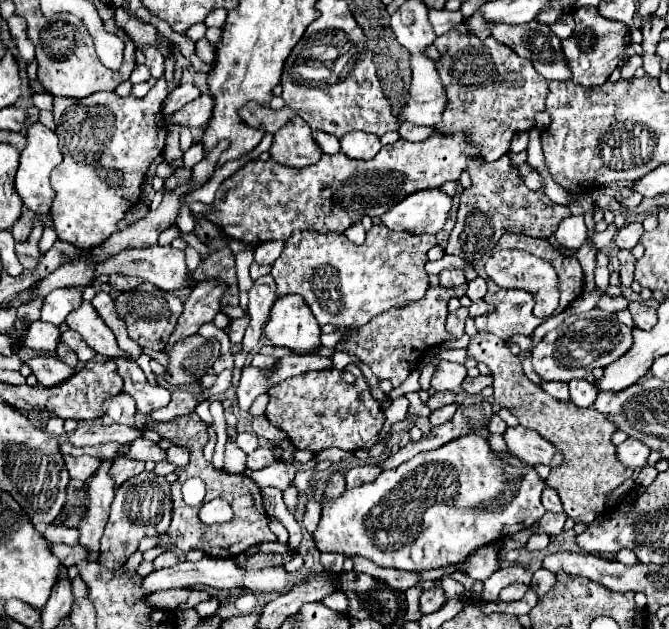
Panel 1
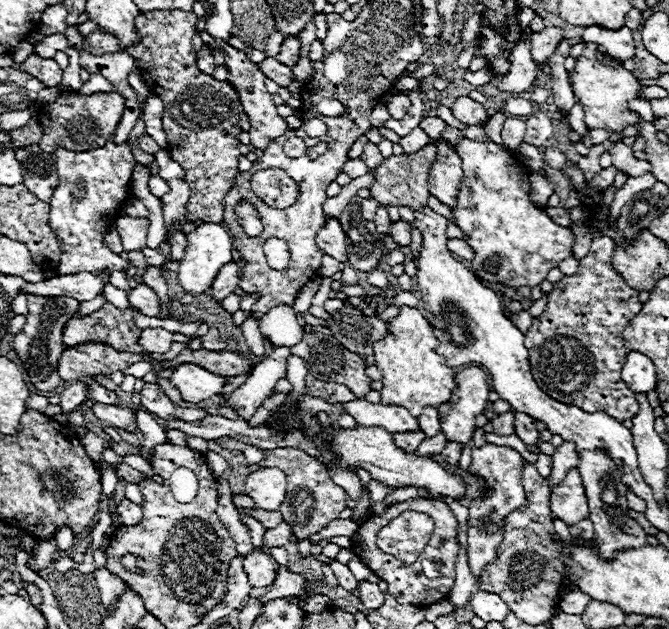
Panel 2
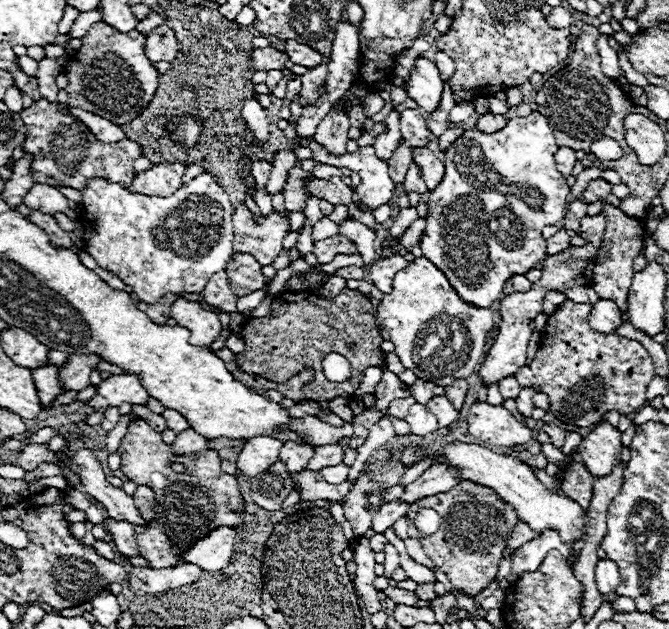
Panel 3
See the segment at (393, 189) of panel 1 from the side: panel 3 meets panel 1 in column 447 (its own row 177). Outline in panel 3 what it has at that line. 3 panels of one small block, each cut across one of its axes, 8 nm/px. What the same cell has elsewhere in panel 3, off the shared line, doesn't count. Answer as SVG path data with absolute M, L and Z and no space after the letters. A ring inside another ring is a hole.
M160 162L150 170L136 174L132 184L128 186L132 192L146 196L170 196L174 190L182 186L182 176L186 172L186 162Z

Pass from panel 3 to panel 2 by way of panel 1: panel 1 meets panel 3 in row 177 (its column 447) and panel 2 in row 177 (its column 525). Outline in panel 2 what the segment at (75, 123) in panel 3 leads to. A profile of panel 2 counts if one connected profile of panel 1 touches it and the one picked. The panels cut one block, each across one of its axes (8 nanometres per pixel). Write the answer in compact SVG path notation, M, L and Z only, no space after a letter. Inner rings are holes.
M112 140L106 146L88 150L88 152L72 152L66 148L56 148L56 172L58 186L54 188L50 200L50 228L54 230L62 254L60 254L60 274L80 274L92 272L102 274L106 270L118 270L126 266L126 260L120 260L104 246L104 234L108 226L122 210L124 202L130 196L130 180L132 168L136 164L130 148L126 144L114 144Z

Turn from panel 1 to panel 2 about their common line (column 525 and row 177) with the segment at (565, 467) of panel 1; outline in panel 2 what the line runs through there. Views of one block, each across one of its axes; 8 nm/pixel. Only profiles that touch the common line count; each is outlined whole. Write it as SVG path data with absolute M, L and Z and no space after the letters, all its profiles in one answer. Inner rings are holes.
M428 144L414 154L392 154L390 158L382 160L382 166L370 170L374 176L374 184L368 188L370 196L374 196L380 204L396 204L396 206L410 206L412 210L420 210L428 202L428 170L436 158L436 146Z

